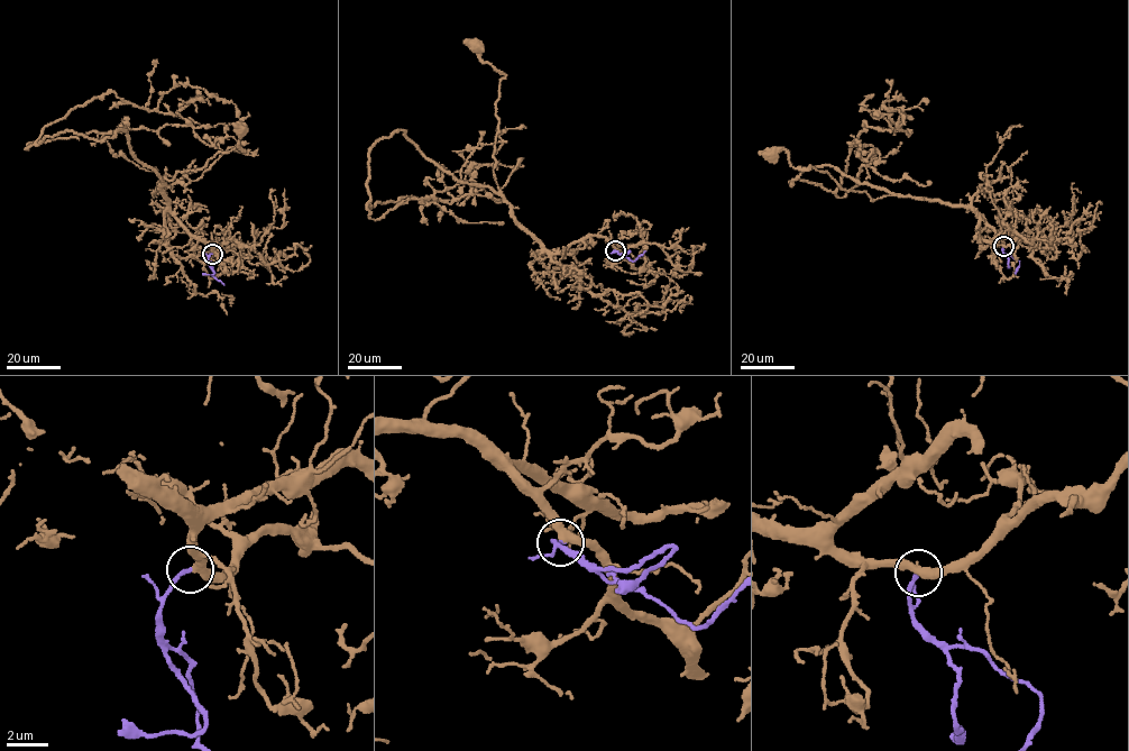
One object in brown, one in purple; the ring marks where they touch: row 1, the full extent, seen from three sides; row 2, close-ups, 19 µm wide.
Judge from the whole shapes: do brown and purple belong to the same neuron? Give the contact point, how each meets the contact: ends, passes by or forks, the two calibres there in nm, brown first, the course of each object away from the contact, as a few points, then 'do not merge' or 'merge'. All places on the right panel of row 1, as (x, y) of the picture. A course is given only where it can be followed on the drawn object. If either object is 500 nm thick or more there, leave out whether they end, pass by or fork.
(1003, 246) | brown passes by | purple ends | 360/180 nm | brown via (1003, 246), (978, 239), (970, 208), (871, 200), (826, 172), (798, 170), (785, 149), (771, 155) | purple via (1003, 246), (1003, 253), (1019, 262), (1016, 274) | merge

